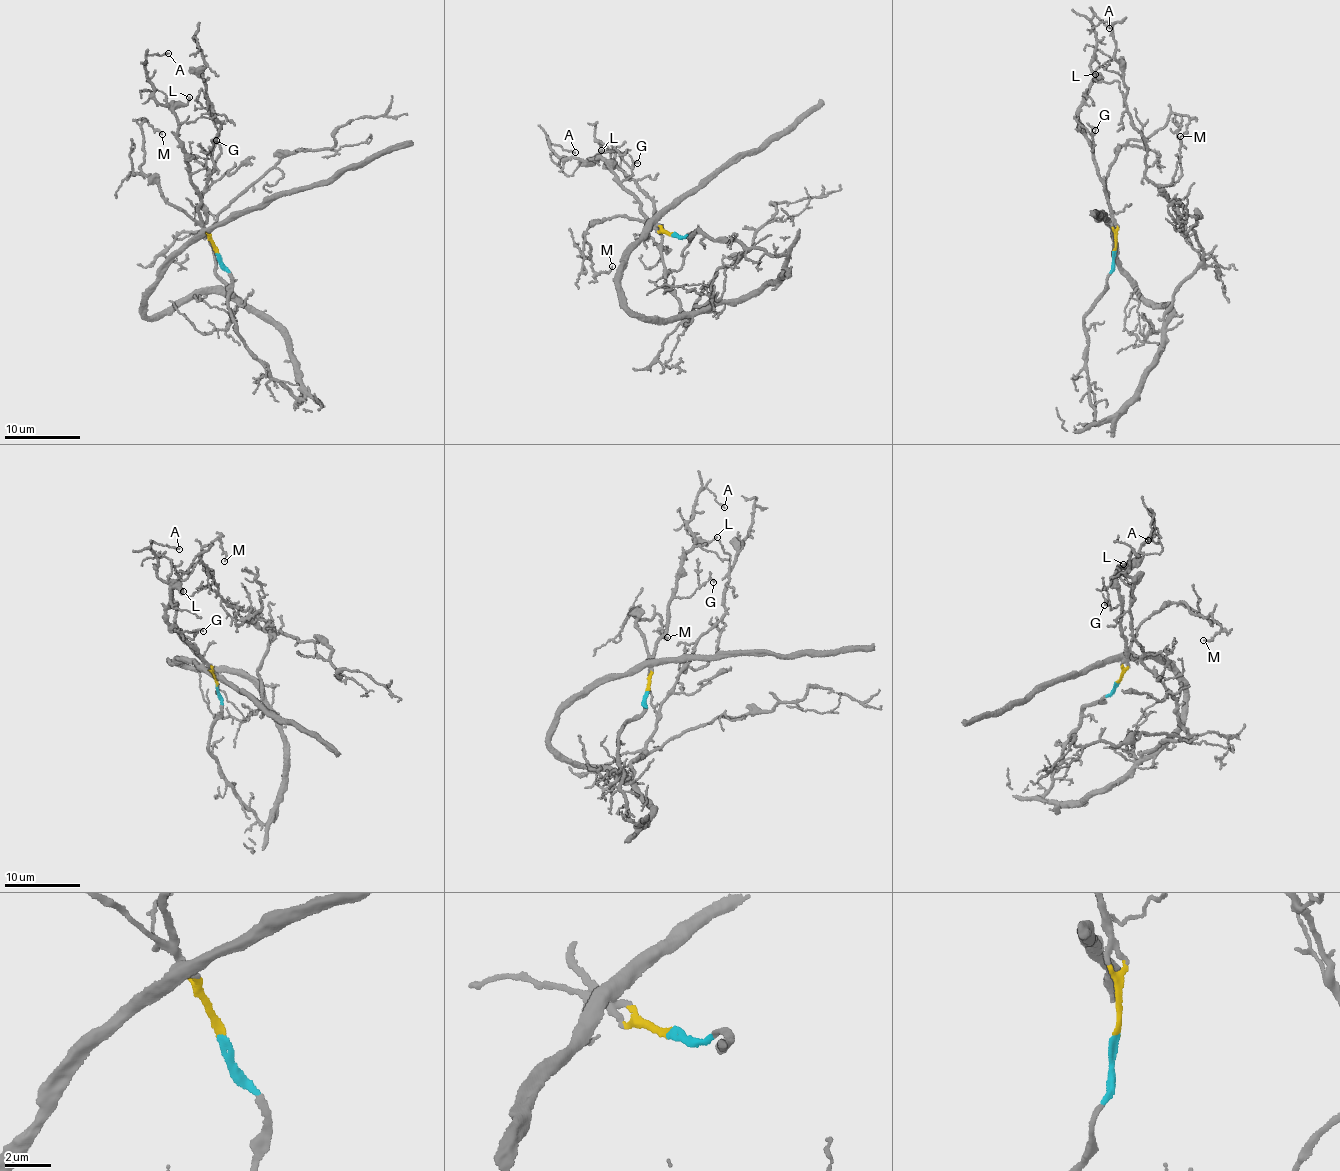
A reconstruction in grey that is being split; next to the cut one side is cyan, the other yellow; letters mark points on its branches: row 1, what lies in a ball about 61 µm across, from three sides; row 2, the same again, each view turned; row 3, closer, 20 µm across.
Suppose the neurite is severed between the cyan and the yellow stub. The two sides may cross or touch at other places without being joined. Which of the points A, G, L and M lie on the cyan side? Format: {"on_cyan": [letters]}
{"on_cyan": []}

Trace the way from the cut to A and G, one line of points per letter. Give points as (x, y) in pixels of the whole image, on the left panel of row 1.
A: (216, 252), (199, 212), (179, 125), (153, 96), (147, 76), (147, 55), (169, 52)
G: (216, 252), (199, 212), (199, 195), (190, 177), (206, 166), (212, 143), (217, 141)

